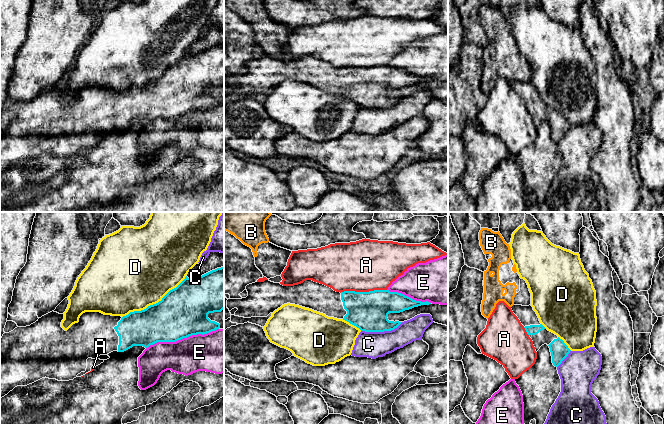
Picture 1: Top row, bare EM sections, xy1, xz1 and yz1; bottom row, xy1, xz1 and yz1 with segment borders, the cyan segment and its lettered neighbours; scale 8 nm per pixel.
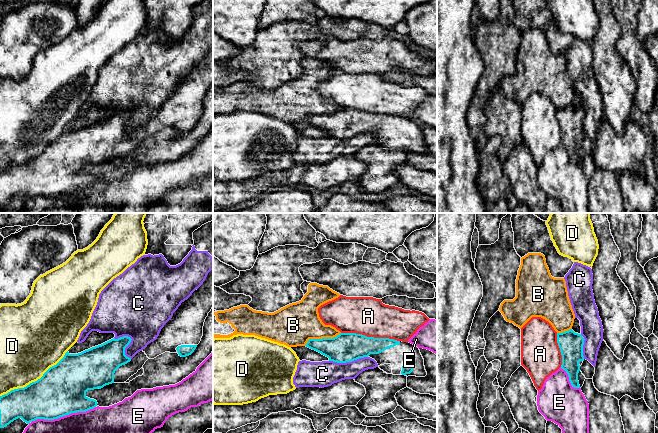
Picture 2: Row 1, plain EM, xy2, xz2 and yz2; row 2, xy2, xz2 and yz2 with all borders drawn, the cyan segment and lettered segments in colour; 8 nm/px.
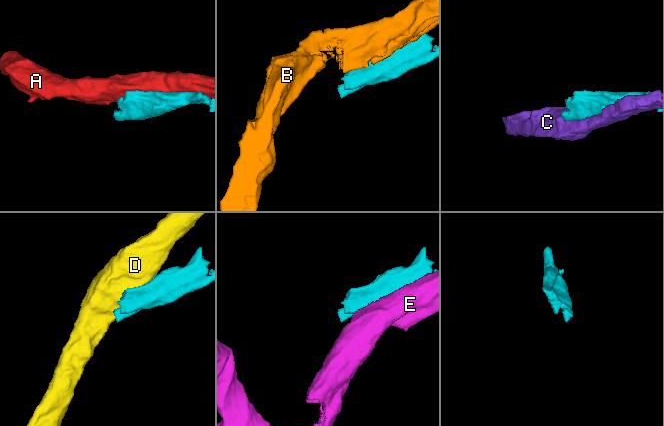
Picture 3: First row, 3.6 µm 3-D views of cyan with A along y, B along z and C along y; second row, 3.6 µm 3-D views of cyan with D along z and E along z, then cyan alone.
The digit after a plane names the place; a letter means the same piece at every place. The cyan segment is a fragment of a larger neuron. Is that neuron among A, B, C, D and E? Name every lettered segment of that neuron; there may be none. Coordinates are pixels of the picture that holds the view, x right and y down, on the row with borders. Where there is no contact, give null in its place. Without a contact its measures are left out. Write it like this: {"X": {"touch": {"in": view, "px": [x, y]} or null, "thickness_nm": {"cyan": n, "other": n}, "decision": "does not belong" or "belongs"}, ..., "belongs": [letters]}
{"A": {"touch": {"in": "xz2", "px": [370, 337]}, "thickness_nm": {"cyan": 240, "other": 300}, "decision": "does not belong"}, "B": {"touch": {"in": "xz2", "px": [322, 338]}, "thickness_nm": {"cyan": 240, "other": 320}, "decision": "does not belong"}, "C": {"touch": {"in": "xz1", "px": [381, 331]}, "thickness_nm": {"cyan": 320, "other": 200}, "decision": "does not belong"}, "D": {"touch": {"in": "xy2", "px": [35, 381]}, "thickness_nm": {"cyan": 380, "other": 440}, "decision": "does not belong"}, "E": {"touch": {"in": "xy1", "px": [182, 338]}, "thickness_nm": {"cyan": 400, "other": 300}, "decision": "does not belong"}, "belongs": []}

